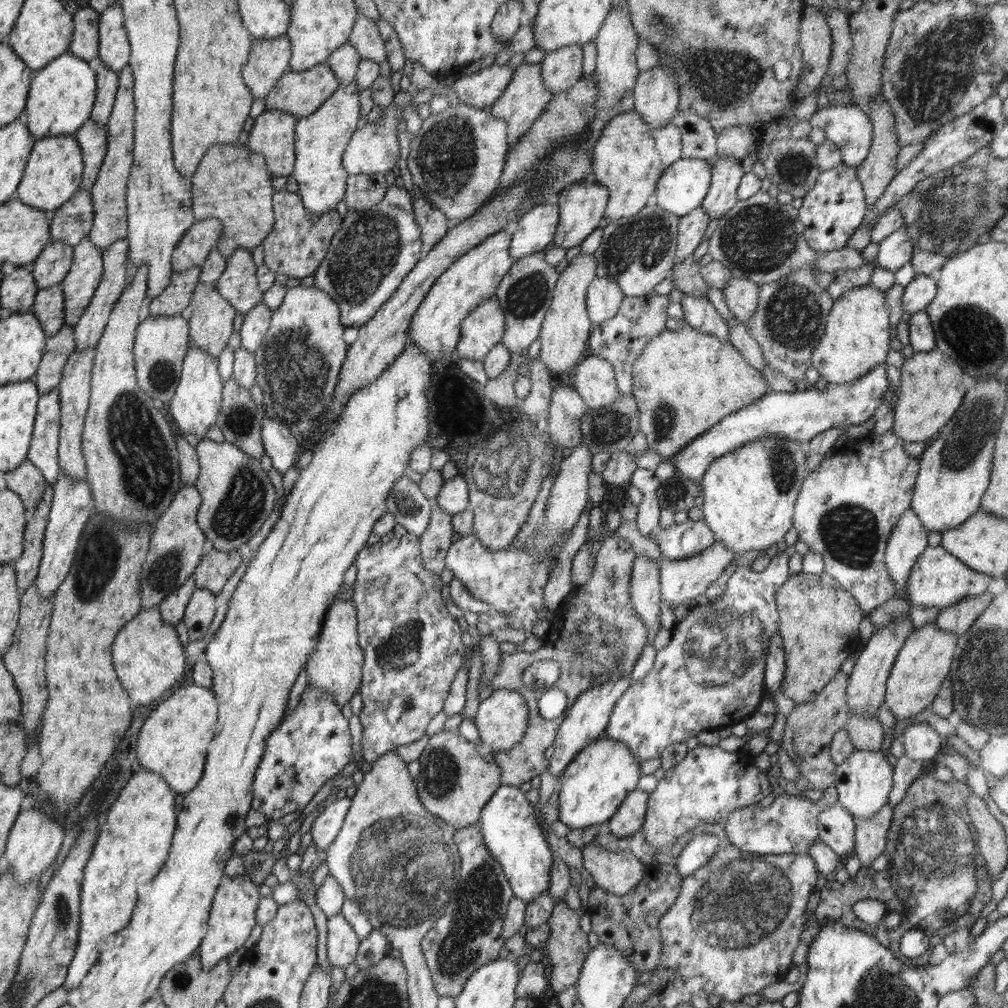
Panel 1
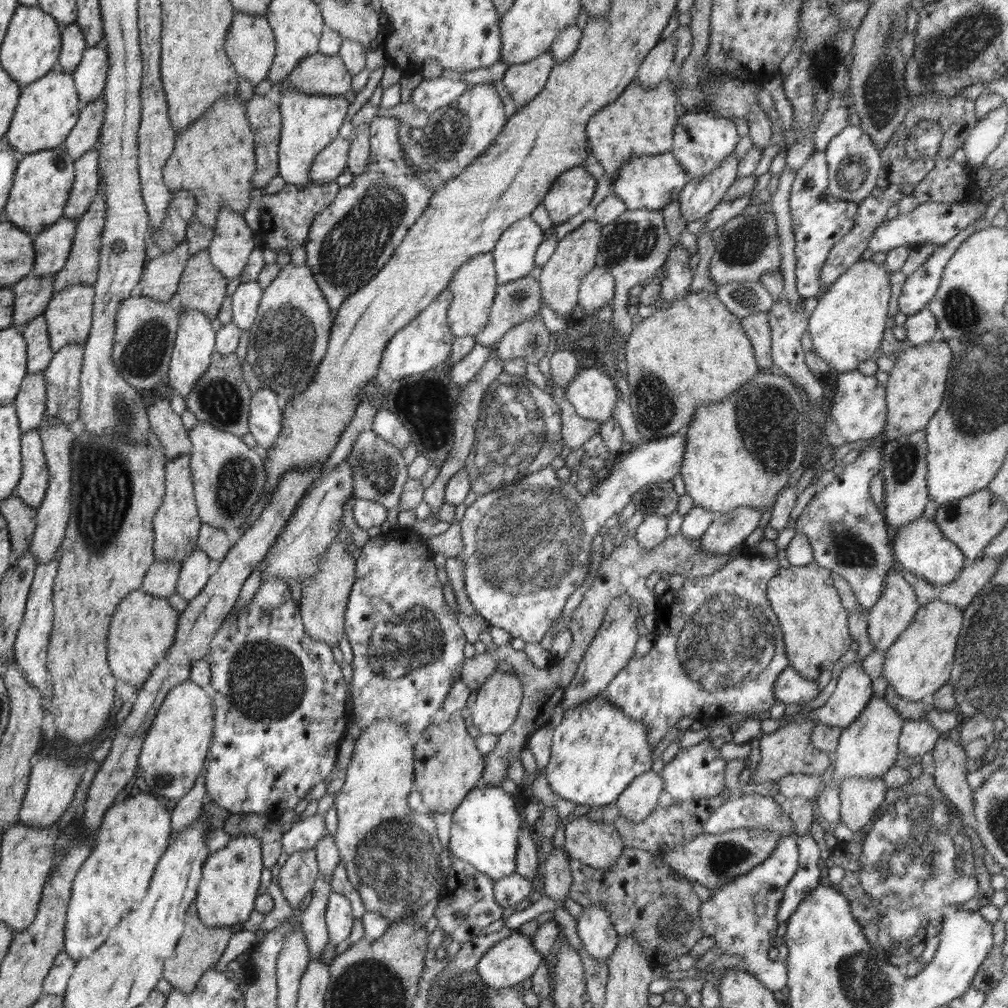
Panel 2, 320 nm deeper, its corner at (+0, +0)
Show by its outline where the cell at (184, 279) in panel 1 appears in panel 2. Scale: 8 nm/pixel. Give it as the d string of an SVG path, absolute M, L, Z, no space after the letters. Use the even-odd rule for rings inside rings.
M182 241L175 249L163 252L154 260L148 261L141 274L141 295L169 302L177 291L190 256L188 243Z

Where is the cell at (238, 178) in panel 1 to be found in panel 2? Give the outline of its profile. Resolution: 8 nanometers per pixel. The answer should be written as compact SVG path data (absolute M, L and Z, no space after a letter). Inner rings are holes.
M238 94L217 98L207 109L202 118L198 118L198 122L176 135L173 153L163 166L163 179L171 192L187 190L194 195L197 202L195 219L213 230L222 207L230 207L243 216L250 204L250 192L254 190L252 179L256 170L256 156L254 133L246 117L245 101Z

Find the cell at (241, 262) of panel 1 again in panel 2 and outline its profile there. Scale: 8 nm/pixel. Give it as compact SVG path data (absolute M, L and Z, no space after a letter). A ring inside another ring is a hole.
M222 207L217 214L215 231L210 246L207 248L212 265L227 279L238 278L239 274L248 265L248 257L252 249L258 245L254 241L256 232L246 224L244 216L230 207Z

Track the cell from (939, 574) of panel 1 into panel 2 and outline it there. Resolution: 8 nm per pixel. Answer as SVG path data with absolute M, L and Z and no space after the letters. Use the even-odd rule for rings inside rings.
M922 515L916 522L910 522L910 526L902 527L902 530L892 531L893 555L896 562L905 570L920 576L939 591L942 586L958 578L962 567L966 565L963 552L946 539L938 526Z

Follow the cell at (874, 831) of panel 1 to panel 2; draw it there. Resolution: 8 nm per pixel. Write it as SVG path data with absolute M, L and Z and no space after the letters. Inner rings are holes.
M850 777L842 780L838 789L841 822L854 833L873 821L888 788L882 778Z

